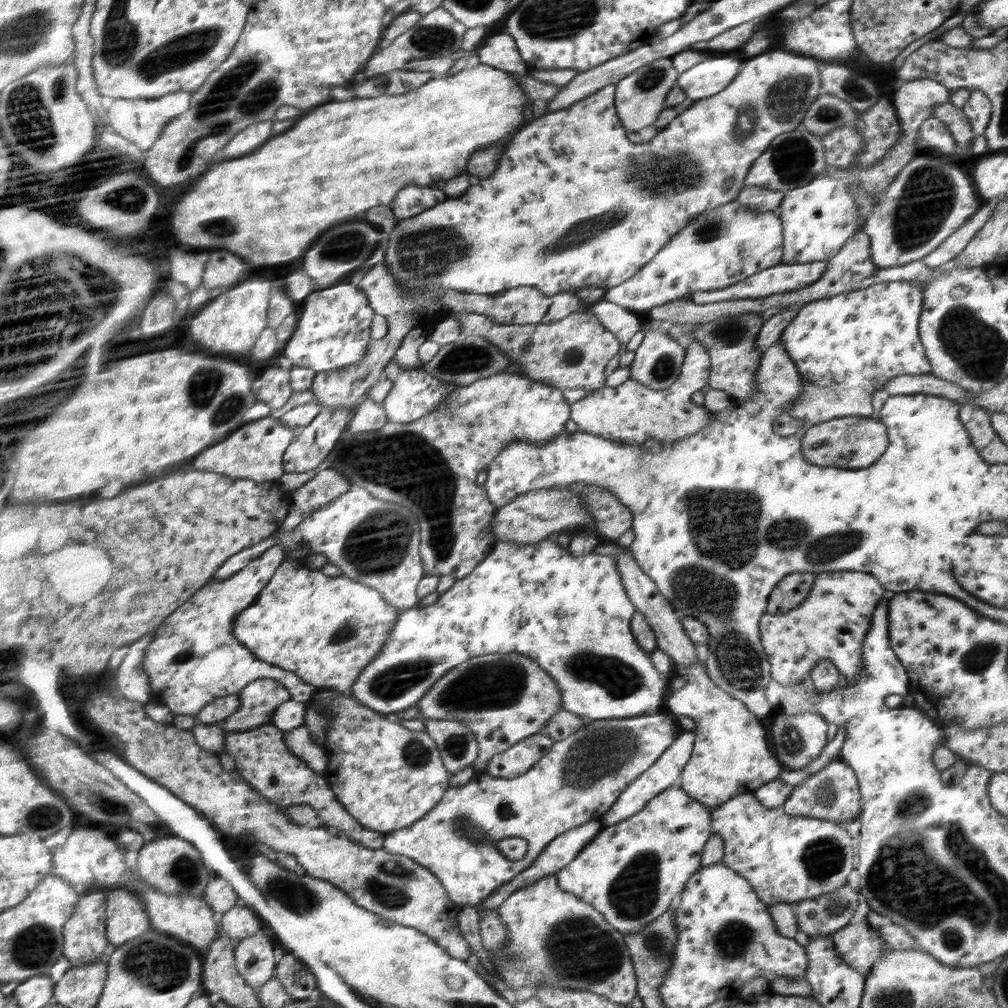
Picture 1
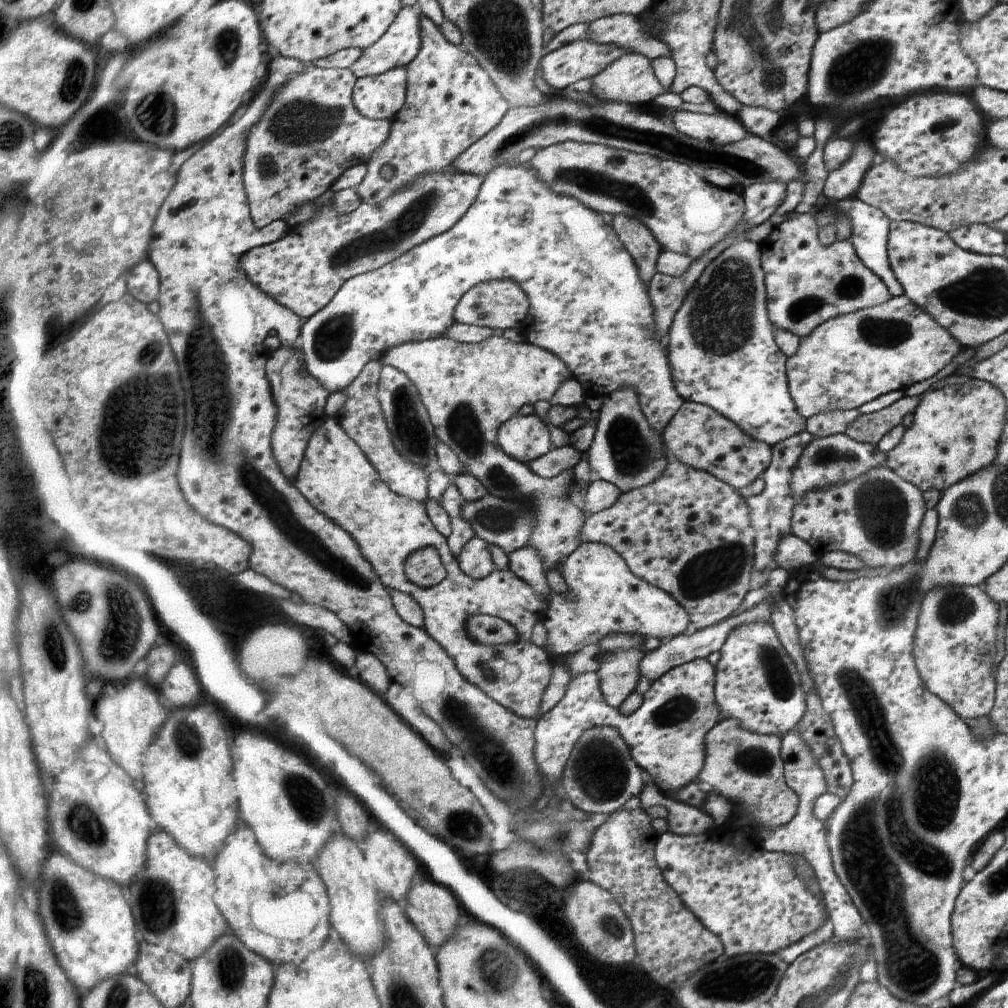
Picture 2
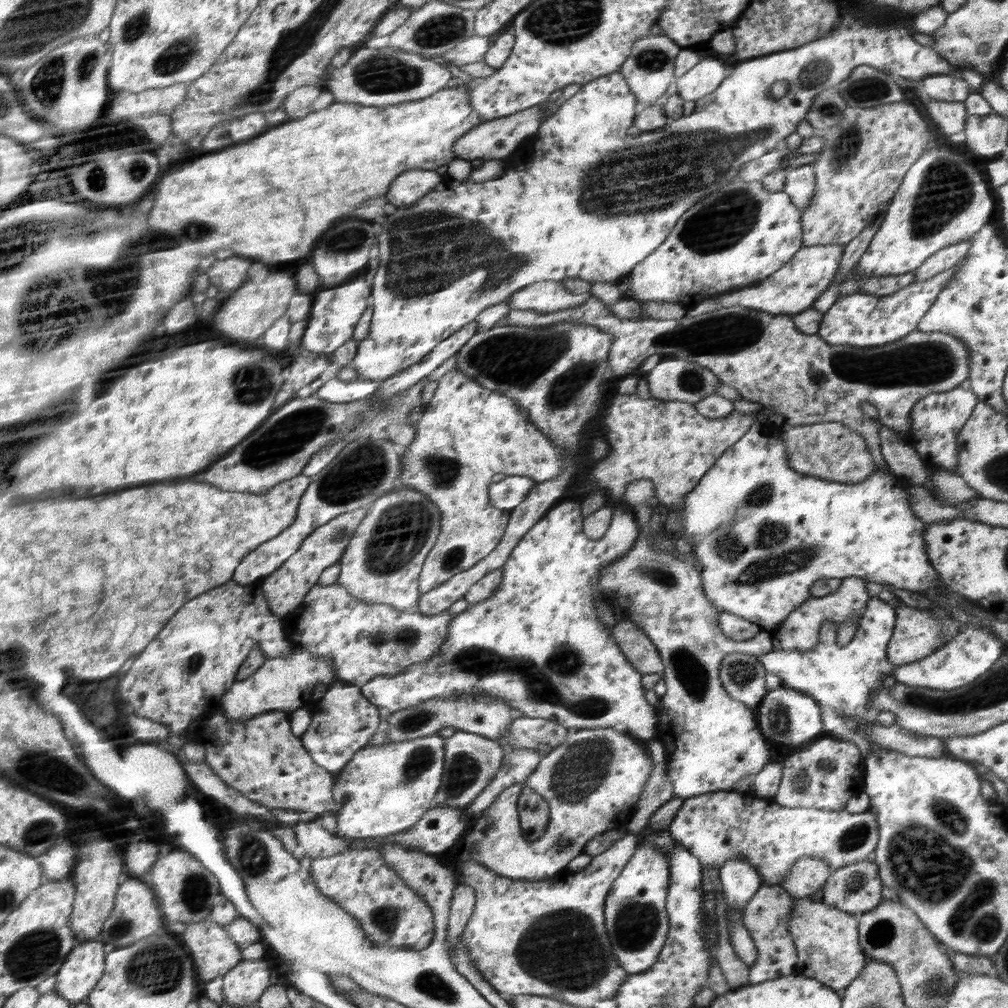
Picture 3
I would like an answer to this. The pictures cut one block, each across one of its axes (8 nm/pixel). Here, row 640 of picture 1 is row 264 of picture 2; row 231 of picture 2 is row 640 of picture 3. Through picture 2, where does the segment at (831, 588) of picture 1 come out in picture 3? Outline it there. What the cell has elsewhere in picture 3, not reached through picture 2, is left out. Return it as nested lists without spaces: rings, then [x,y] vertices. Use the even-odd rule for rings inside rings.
[[[858,577],[844,578],[836,592],[832,592],[828,596],[810,597],[808,601],[802,602],[802,605],[798,606],[798,609],[794,610],[793,614],[790,614],[790,617],[780,629],[773,629],[766,633],[766,636],[770,638],[771,649],[798,649],[802,651],[813,649],[818,643],[819,631],[825,622],[832,622],[838,629],[839,625],[848,618],[860,620],[870,600],[866,581],[866,579]]]

